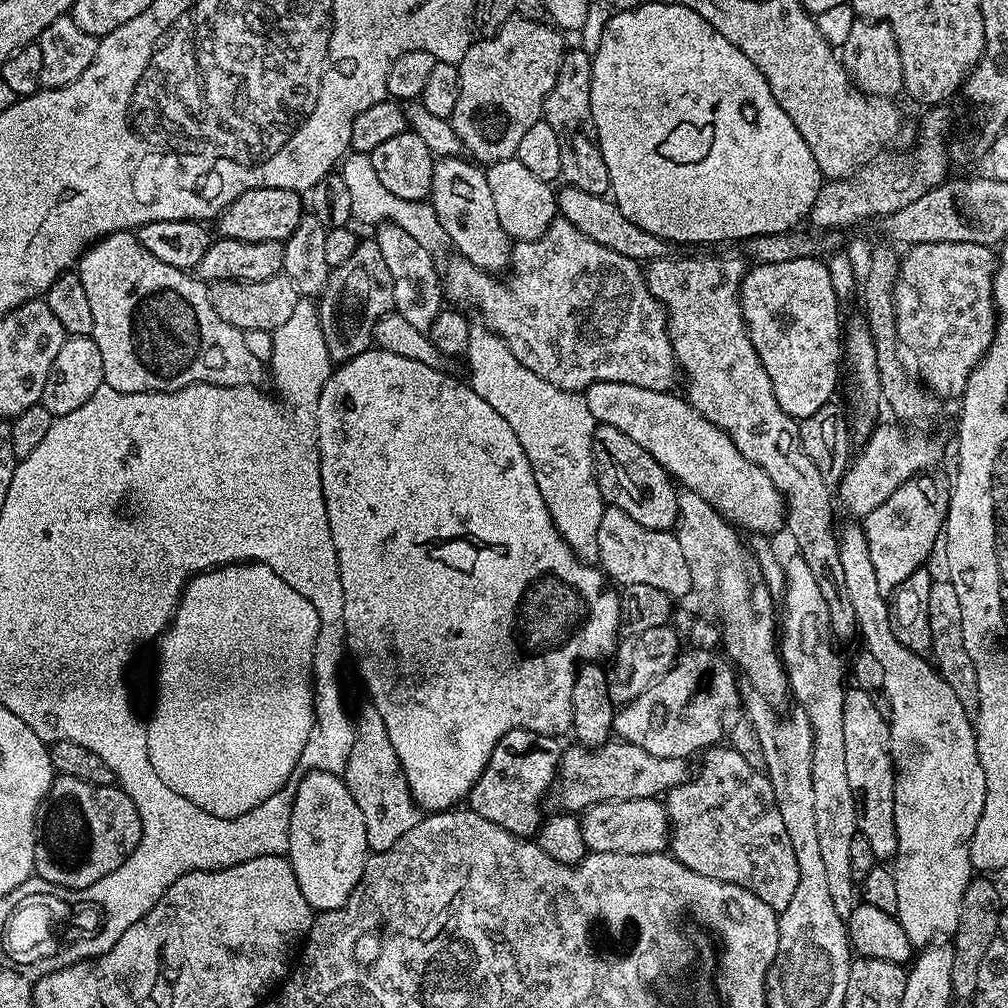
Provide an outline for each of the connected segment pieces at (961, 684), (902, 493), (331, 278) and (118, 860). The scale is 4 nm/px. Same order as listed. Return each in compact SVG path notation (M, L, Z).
M947 578L933 579L930 586L930 642L931 663L946 682L946 686L950 686L954 694L958 694L958 702L962 702L966 714L975 717L978 710L978 676L962 638L962 602L958 602L958 593Z
M917 474L907 480L882 506L863 517L862 527L870 546L870 562L874 562L874 574L878 574L878 590L886 594L896 591L896 587L914 570L925 567L932 547L937 547L942 536L944 521L948 518L950 499L949 481L942 477Z
M361 239L342 266L328 272L328 280L320 289L318 315L326 342L328 359L333 362L353 360L373 347L372 331L386 313L394 308L394 286L386 258L378 250L375 239Z
M57 775L44 796L38 813L38 835L34 846L35 875L57 888L79 890L106 878L136 849L140 841L140 815L128 795L113 785L94 785L76 777Z

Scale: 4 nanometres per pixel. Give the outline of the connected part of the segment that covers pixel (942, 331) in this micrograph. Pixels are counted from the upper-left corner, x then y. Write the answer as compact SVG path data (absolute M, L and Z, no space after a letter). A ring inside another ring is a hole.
M950 241L913 244L905 252L908 253L899 257L900 269L892 291L899 347L906 353L910 364L912 359L911 367L919 383L933 396L963 397L970 374L996 340L998 313L992 298L992 280L996 277L998 267L997 253L987 244Z

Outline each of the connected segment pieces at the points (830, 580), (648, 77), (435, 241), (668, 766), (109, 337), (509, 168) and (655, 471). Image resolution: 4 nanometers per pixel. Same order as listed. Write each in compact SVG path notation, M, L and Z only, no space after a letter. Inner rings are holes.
M680 256L677 260L665 258L651 261L646 268L648 288L668 314L668 337L672 340L676 362L683 375L684 372L688 375L687 401L706 419L720 427L740 448L741 454L764 470L777 490L783 493L787 503L787 531L806 558L806 566L810 566L810 571L814 573L814 582L818 582L822 598L826 598L833 637L837 641L848 640L857 635L858 629L854 605L850 602L846 578L842 575L840 541L837 533L832 533L834 492L822 474L818 474L818 466L814 466L814 462L810 462L804 453L800 444L800 425L790 414L786 414L786 410L782 410L782 406L778 406L770 374L766 374L766 366L762 366L762 358L758 358L754 342L750 342L740 305L740 282L744 279L746 264L737 256Z
M646 2L637 8L626 8L617 11L609 18L602 42L595 55L592 56L592 89L590 90L590 106L594 114L594 126L598 134L598 142L602 150L602 158L606 158L606 170L610 174L610 192L616 201L616 209L634 226L642 226L650 234L676 244L720 244L723 240L743 242L751 236L778 234L795 229L800 219L807 217L812 211L814 202L820 193L822 177L818 162L814 162L814 154L810 154L810 146L798 134L798 126L786 118L786 110L778 106L766 78L742 54L734 42L722 38L702 14L694 14L686 6L678 6L674 2L668 4L652 4Z
M352 152L345 155L339 165L338 175L342 178L342 182L346 182L346 191L350 194L350 210L353 221L361 220L364 224L376 226L387 218L402 230L406 230L406 234L410 234L410 238L414 238L414 242L418 242L420 248L429 250L436 250L440 240L445 239L444 231L431 203L423 200L403 200L390 194L390 190L386 190L386 186L382 186L382 182L378 182L378 174L374 174L372 157L369 153Z
M577 742L572 746L561 751L560 771L554 781L554 796L556 792L564 807L561 809L568 814L579 813L606 800L660 798L668 789L683 784L690 776L687 759L658 758L654 754L646 754L642 746L623 742L609 742L599 748L585 748Z
M135 231L115 232L97 240L80 257L78 275L82 287L86 290L86 298L90 301L90 315L94 317L94 330L91 338L102 354L104 383L109 384L114 390L119 392L177 392L191 384L213 384L223 388L247 388L249 386L260 386L260 383L266 380L266 364L250 354L245 345L243 332L234 326L230 326L228 322L222 322L222 318L218 318L218 314L215 313L214 306L210 306L208 284L193 275L191 271L166 266L166 262L154 258L154 254L150 254L150 250L146 250L146 246L142 246L139 235Z
M513 158L494 163L487 167L485 176L490 183L499 224L511 239L537 240L556 218L555 189L547 181L534 177L522 162Z
M597 423L594 437L594 459L596 461L596 480L600 483L600 493L604 495L605 501L609 505L618 507L626 514L630 514L630 518L634 518L634 522L638 522L650 530L667 532L675 529L676 515L680 513L677 485L666 469L646 449L643 449L633 439L628 438L622 430L616 429L614 425Z

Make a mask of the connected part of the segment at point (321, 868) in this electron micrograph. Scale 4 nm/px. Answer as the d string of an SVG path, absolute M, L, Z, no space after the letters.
M312 770L300 779L291 808L290 842L286 854L302 896L313 911L343 908L349 903L364 876L370 849L366 842L365 818L349 788L345 786L343 777L335 772Z

